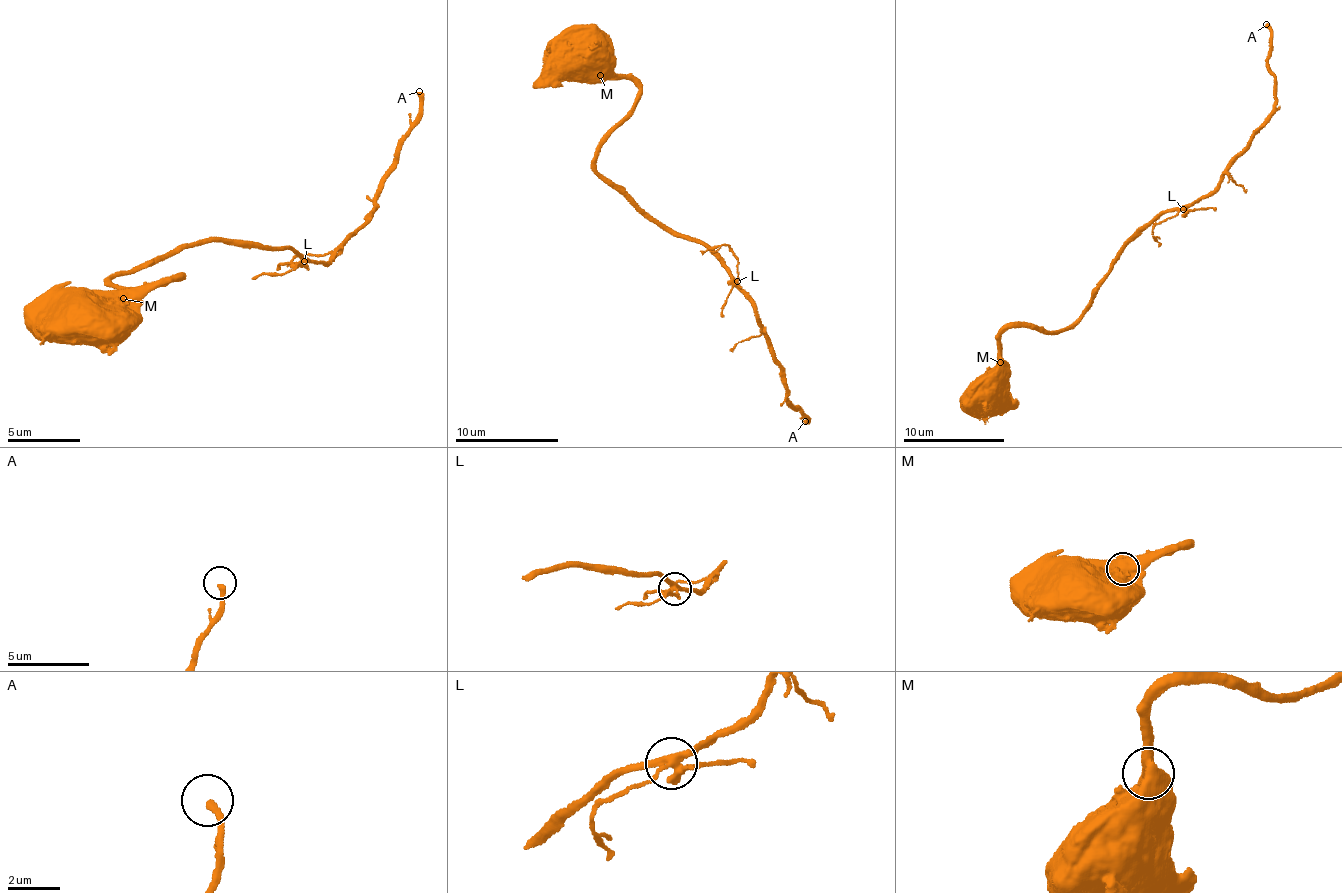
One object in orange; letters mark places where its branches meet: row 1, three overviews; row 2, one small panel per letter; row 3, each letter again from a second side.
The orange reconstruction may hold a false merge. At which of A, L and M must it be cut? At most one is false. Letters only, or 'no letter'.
no letter

